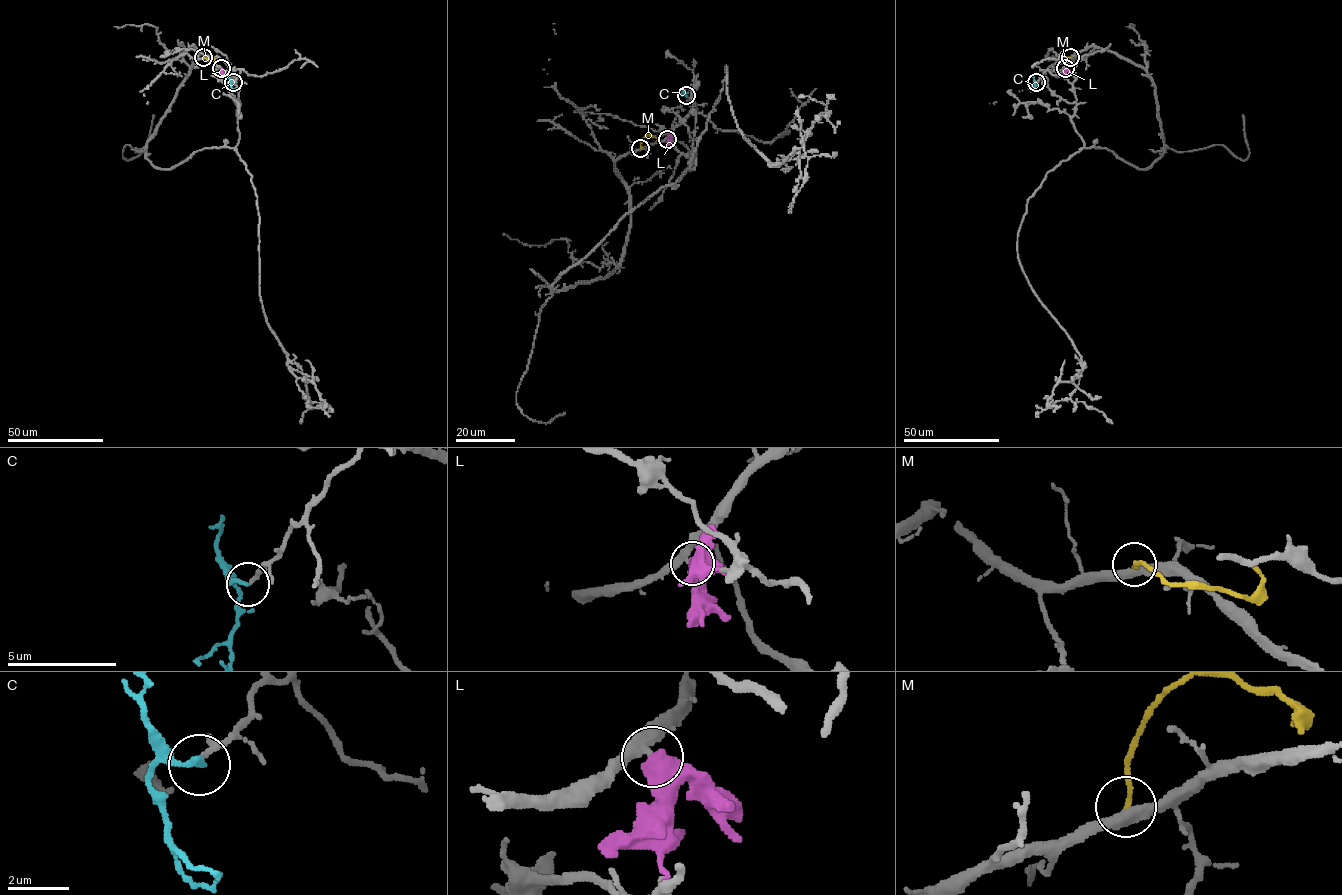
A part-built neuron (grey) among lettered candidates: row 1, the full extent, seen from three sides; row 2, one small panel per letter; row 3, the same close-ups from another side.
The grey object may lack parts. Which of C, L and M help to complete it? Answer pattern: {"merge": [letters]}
{"merge": ["C"]}

